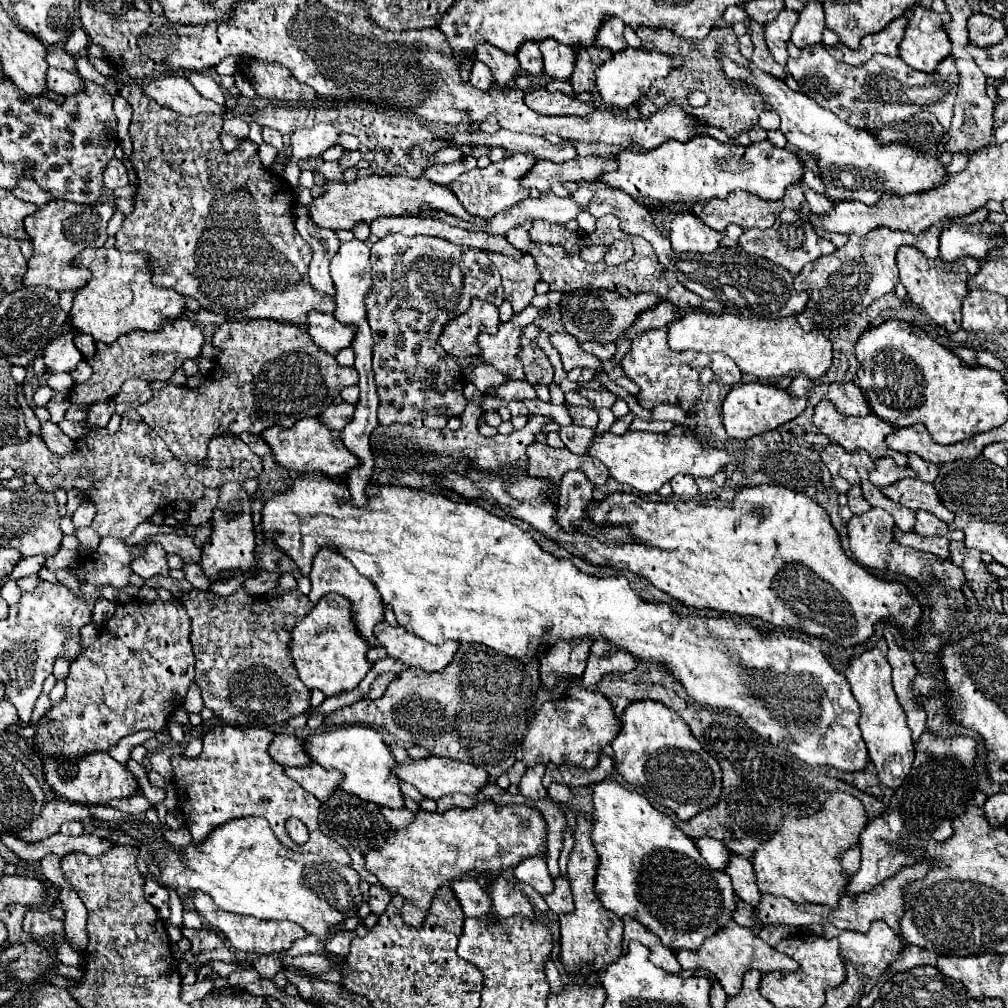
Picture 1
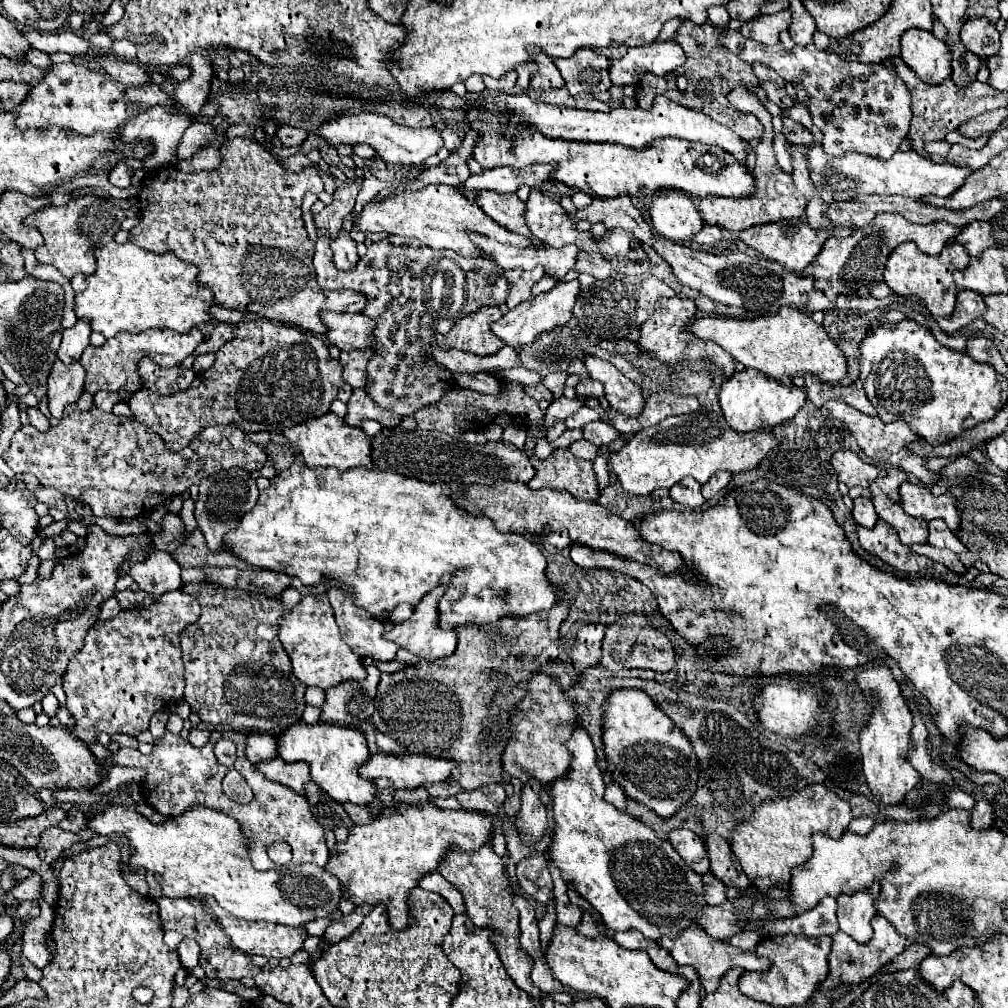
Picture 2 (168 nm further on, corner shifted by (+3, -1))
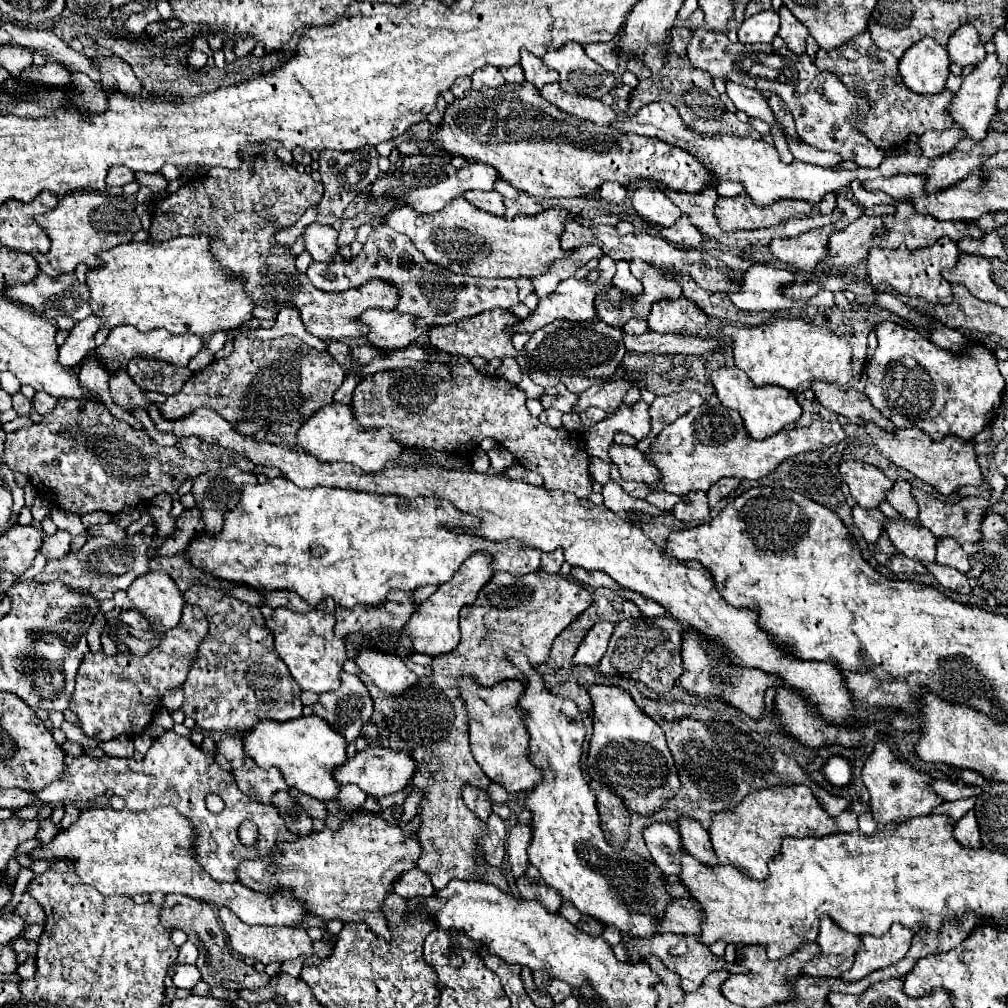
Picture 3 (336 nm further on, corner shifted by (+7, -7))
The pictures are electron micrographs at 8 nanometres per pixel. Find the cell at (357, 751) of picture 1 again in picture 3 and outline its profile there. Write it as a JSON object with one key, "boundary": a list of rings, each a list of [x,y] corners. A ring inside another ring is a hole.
{"boundary":[[[301,716],[287,722],[275,722],[275,720],[261,720],[253,732],[249,732],[245,738],[245,752],[251,756],[261,768],[277,766],[287,784],[291,788],[297,788],[303,794],[309,794],[311,798],[317,798],[321,802],[335,800],[339,794],[339,784],[333,776],[335,768],[345,764],[347,758],[347,740],[329,728],[325,720],[319,716]]]}

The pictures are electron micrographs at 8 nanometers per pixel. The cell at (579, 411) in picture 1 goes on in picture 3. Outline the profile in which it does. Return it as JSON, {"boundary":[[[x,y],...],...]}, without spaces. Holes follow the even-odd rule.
{"boundary":[[[611,444],[609,448],[611,464],[619,468],[623,480],[637,480],[637,482],[653,482],[659,478],[659,472],[653,464],[649,464],[643,454],[635,446],[625,444]]]}

